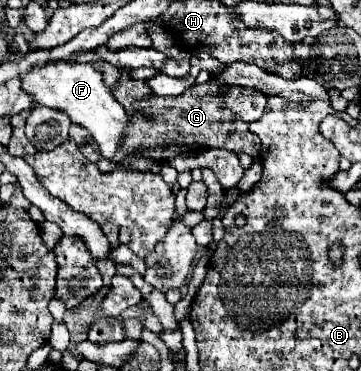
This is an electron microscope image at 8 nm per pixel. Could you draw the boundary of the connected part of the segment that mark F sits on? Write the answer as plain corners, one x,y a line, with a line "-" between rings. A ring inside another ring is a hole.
53,61
41,69
33,69
21,75
21,83
23,89
37,99
39,105
63,111
65,115
69,115
71,123
85,127
99,145
99,151
105,159
115,157
117,149
123,145
125,129
129,125
129,115
121,107
121,103
113,97
113,93
107,91
107,87
103,85
103,77
93,63

